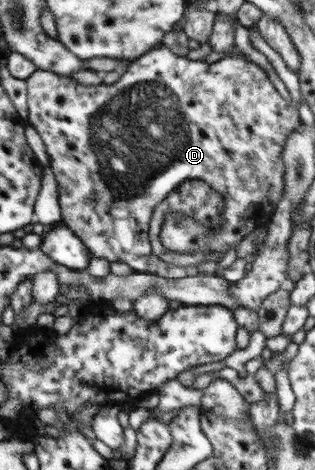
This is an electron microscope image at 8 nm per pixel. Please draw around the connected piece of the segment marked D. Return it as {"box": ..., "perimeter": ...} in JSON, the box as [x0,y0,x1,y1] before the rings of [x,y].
{"box":[25,43,298,278],"perimeter":[[[162,43],[158,48],[141,55],[137,60],[131,60],[126,71],[113,84],[102,83],[86,86],[72,78],[38,69],[25,80],[28,93],[27,118],[30,120],[30,125],[40,134],[46,146],[46,152],[50,156],[49,168],[54,172],[59,191],[61,223],[76,233],[82,244],[91,253],[92,258],[106,259],[110,263],[125,262],[135,272],[153,274],[162,278],[190,277],[192,275],[190,269],[184,269],[184,267],[170,269],[168,263],[164,263],[160,257],[155,256],[151,251],[151,244],[148,240],[149,224],[153,219],[154,209],[161,205],[170,192],[189,179],[202,179],[222,195],[224,205],[226,205],[222,210],[224,221],[221,223],[221,228],[211,228],[205,227],[203,223],[199,223],[192,216],[186,216],[186,214],[180,212],[166,212],[166,219],[160,234],[161,243],[165,249],[181,254],[192,254],[207,247],[212,252],[225,254],[230,248],[237,250],[240,242],[258,228],[258,221],[262,221],[262,219],[264,221],[270,220],[272,213],[277,209],[278,201],[282,199],[282,193],[284,193],[284,160],[282,160],[284,148],[282,147],[284,147],[284,141],[286,141],[288,133],[298,127],[298,113],[288,105],[288,101],[286,101],[286,107],[284,107],[284,99],[276,93],[272,83],[268,83],[268,77],[266,77],[264,69],[260,69],[258,63],[254,63],[246,57],[246,54],[230,54],[228,58],[222,58],[218,62],[207,63],[198,59],[189,59],[187,55],[178,55],[178,51],[174,51],[174,47],[167,47]]]}

